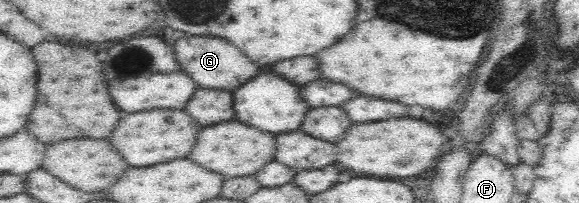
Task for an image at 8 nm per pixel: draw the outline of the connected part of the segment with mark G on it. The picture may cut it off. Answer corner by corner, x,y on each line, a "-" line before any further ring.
189,37
175,41
175,59
179,67
203,89
233,91
251,77
257,77
259,69
233,45
217,37

